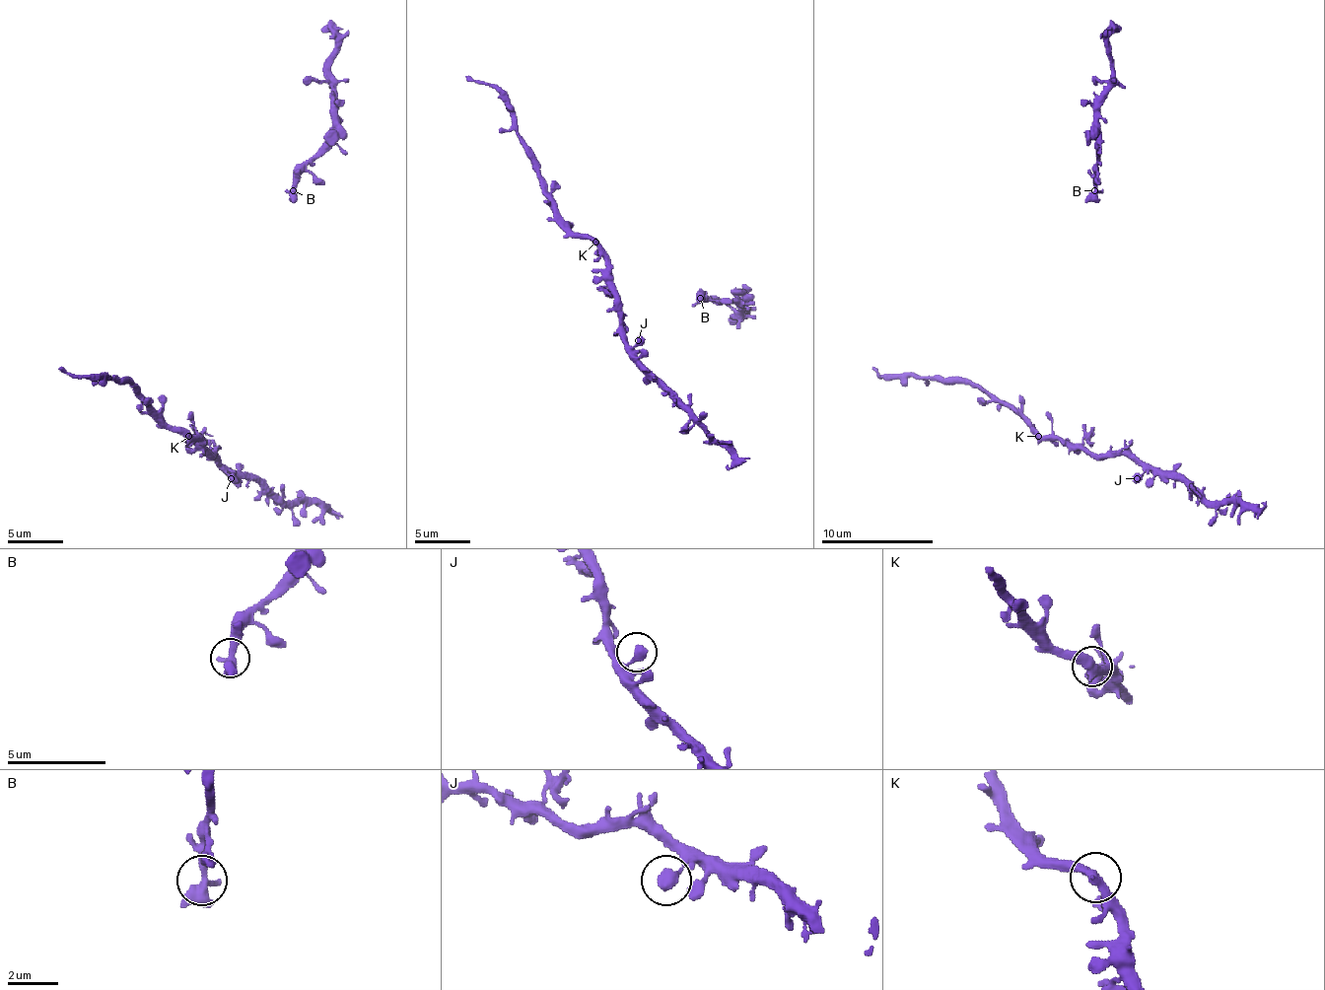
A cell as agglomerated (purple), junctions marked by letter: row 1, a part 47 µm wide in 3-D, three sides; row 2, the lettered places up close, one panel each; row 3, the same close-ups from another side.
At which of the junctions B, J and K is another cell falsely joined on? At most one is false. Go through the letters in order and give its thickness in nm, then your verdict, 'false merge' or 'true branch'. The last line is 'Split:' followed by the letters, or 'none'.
B: calibre 480 nm; true branch
J: calibre 480 nm; true branch
K: calibre 400 nm; true branch
Split: none

